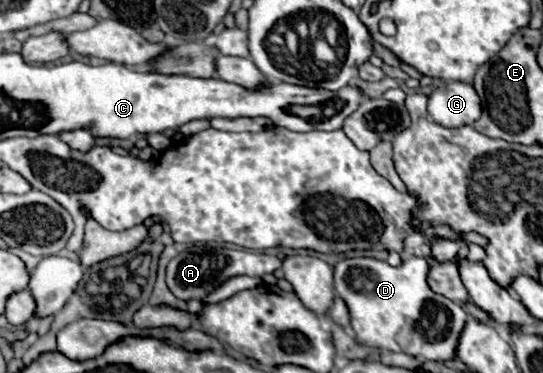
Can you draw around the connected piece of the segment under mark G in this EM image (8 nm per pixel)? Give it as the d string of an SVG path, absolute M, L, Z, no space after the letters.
M452 81L432 91L428 113L444 127L472 125L480 117L480 97L470 83Z

